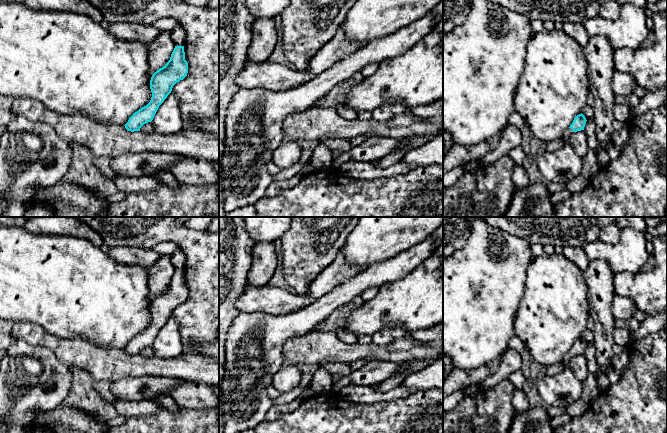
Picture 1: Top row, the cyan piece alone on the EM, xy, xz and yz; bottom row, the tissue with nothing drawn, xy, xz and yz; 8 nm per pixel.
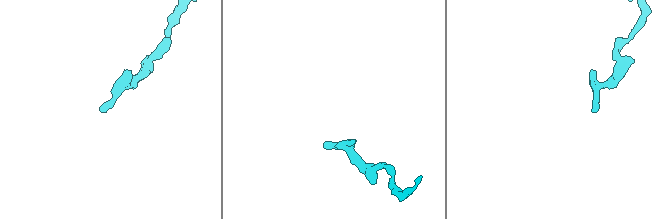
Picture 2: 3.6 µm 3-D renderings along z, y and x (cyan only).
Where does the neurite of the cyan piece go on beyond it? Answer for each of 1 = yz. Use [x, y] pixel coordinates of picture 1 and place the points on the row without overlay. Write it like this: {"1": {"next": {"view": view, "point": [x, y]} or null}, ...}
{"1": {"next": {"view": "yz", "point": [569, 355]}}}

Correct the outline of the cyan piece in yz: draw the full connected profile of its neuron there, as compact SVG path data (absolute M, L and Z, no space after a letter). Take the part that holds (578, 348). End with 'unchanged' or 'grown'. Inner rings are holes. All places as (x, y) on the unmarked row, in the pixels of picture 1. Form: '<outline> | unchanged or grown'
M581 337L579 339L577 339L572 348L570 349L570 351L564 355L561 363L564 364L565 366L569 365L569 361L573 356L577 356L577 355L581 355L584 354L585 348L586 348L586 342L585 340Z | grown

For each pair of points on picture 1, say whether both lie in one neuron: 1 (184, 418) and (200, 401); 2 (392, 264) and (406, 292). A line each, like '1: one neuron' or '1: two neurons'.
1: two neurons
2: two neurons

